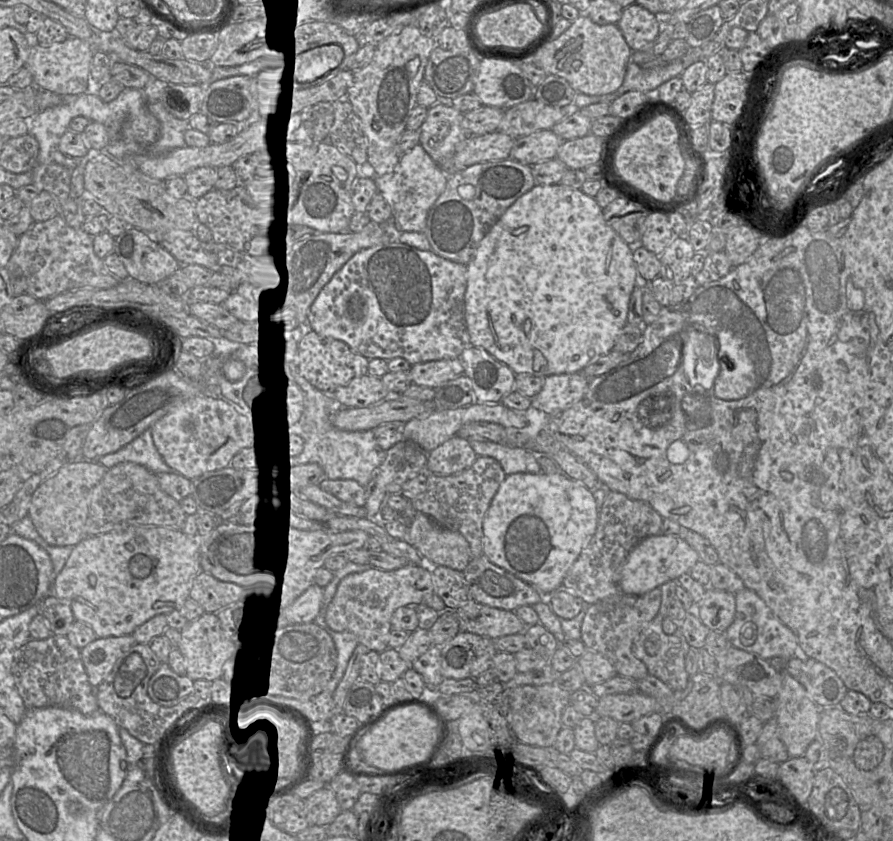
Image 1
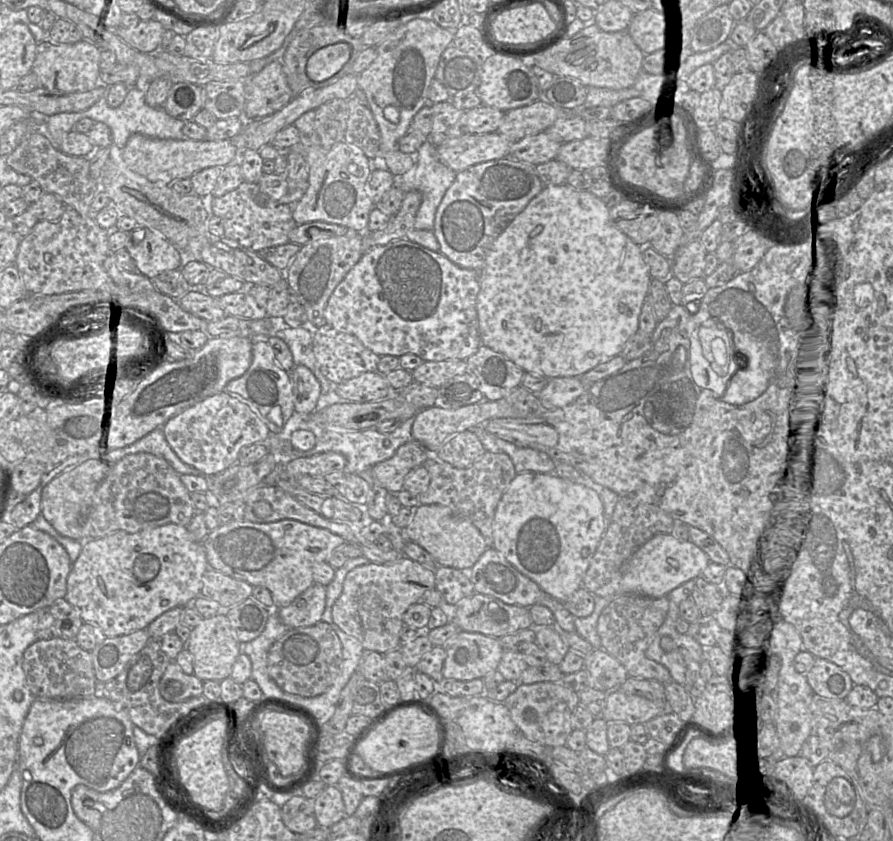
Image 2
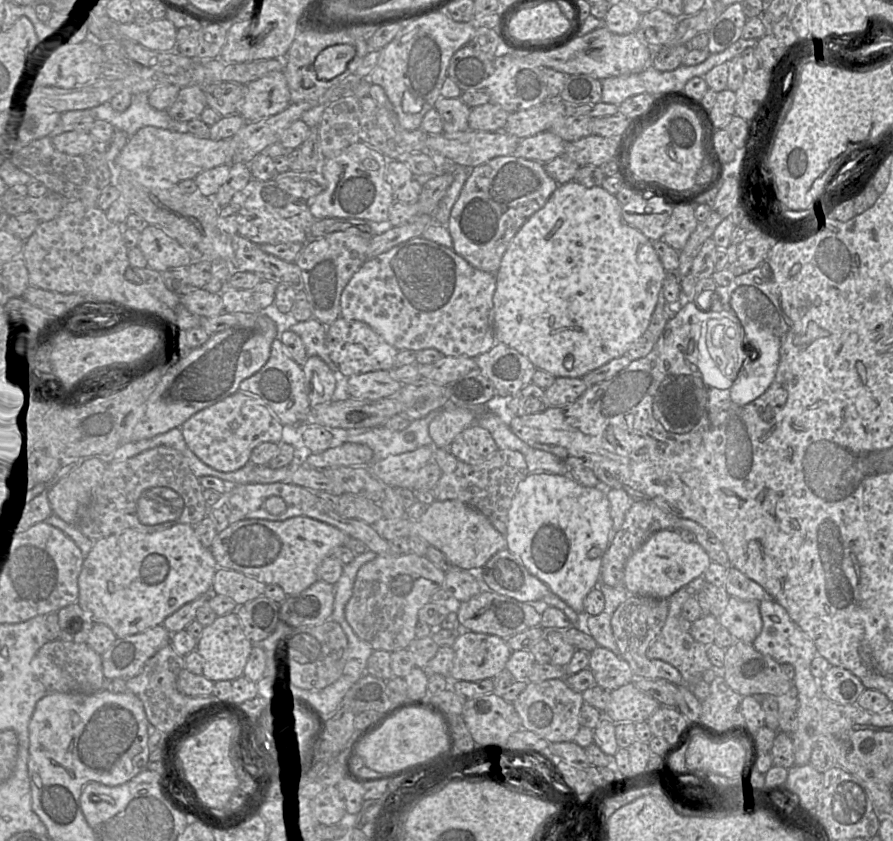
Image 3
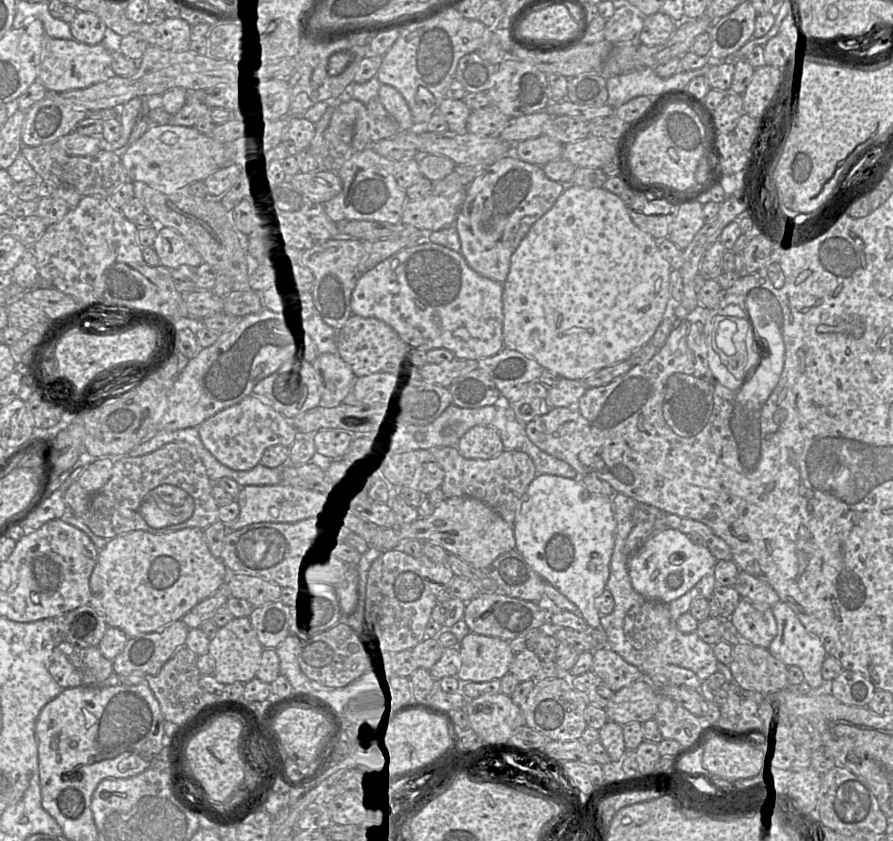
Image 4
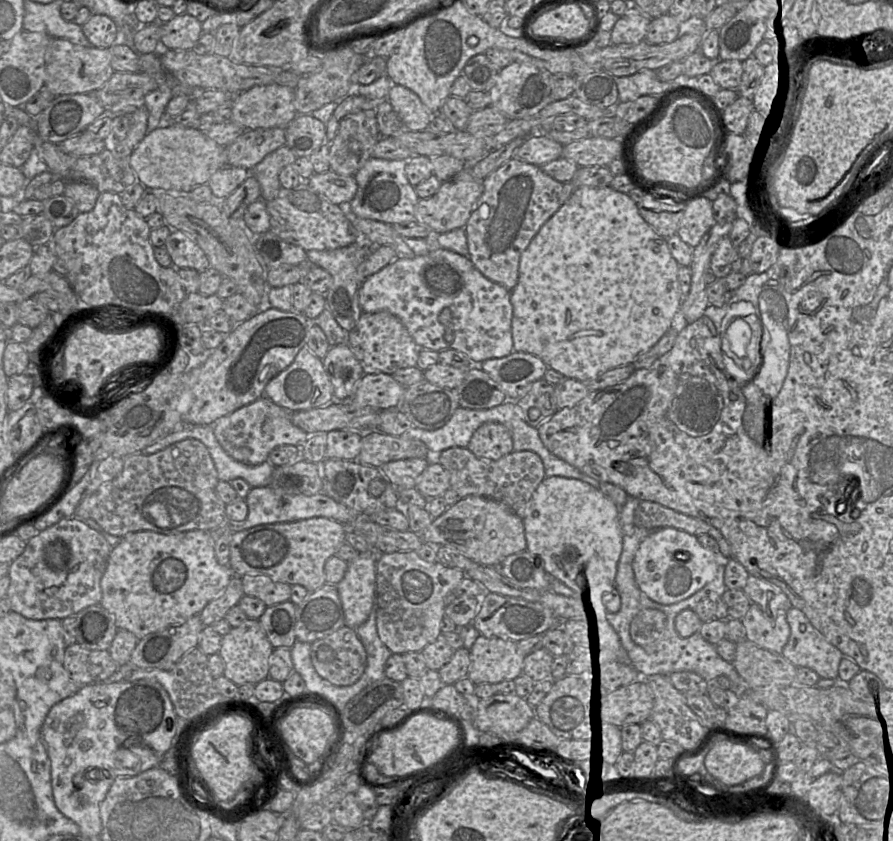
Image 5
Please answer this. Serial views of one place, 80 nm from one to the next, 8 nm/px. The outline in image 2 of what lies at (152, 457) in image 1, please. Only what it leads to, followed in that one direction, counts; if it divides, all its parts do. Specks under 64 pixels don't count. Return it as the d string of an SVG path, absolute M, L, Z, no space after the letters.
M161 428L153 430L133 444L129 445L127 448L104 454L103 456L105 459L100 460L114 462L123 459L128 455L137 453L150 453L165 459L180 475L201 475L197 469L188 464L185 464L175 454L175 452L169 446Z

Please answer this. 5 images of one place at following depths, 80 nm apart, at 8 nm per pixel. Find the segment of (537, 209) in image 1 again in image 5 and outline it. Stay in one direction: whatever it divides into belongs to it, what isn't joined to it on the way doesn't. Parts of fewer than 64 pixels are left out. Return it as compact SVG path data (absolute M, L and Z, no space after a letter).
M575 187L569 199L543 224L538 233L523 251L519 262L519 277L510 291L513 306L512 338L514 351L527 352L541 358L548 368L566 378L587 382L612 368L631 365L635 358L650 349L670 328L675 314L682 304L678 282L679 264L671 255L666 239L659 235L640 215L637 204L628 194L609 187Z

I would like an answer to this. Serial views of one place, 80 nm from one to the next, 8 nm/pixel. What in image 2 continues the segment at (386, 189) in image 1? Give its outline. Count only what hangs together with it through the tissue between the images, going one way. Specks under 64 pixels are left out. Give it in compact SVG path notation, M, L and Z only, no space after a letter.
M425 142L415 154L415 164L403 175L396 177L396 185L405 193L417 191L421 195L421 204L418 209L414 229L433 230L436 210L441 203L446 191L453 184L457 173L443 165L437 157L435 146Z

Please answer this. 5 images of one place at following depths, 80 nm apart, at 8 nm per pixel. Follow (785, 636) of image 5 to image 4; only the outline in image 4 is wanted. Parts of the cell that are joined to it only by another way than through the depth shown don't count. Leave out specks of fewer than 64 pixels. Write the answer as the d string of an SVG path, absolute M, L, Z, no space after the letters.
M741 599L729 620L737 629L742 641L768 648L777 631L771 610L762 610L750 601Z

